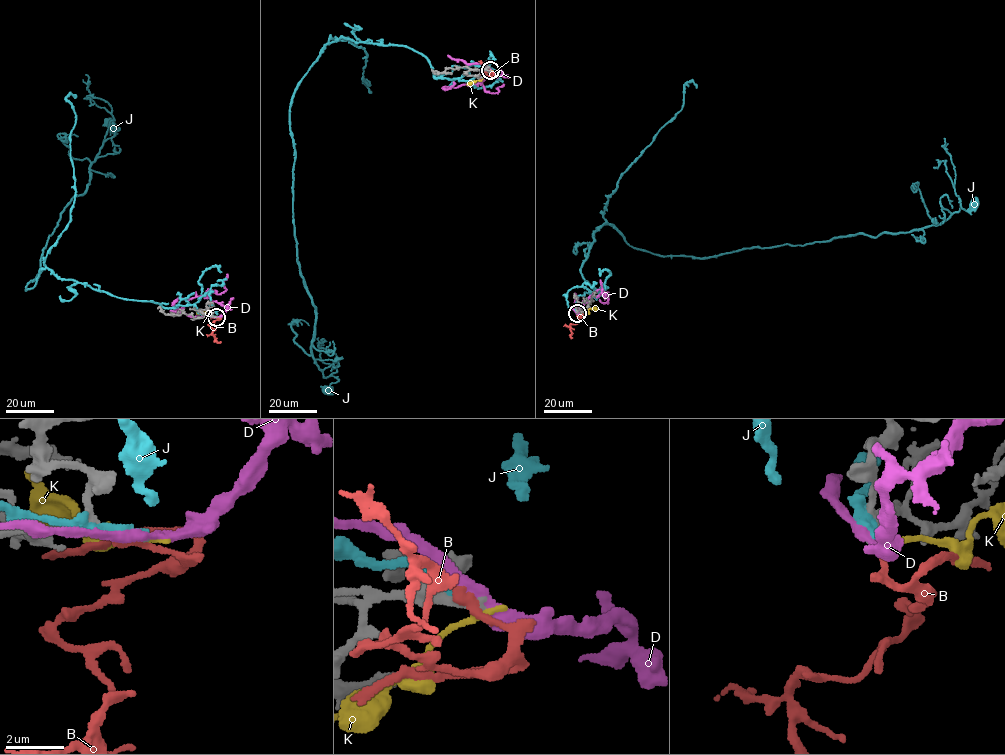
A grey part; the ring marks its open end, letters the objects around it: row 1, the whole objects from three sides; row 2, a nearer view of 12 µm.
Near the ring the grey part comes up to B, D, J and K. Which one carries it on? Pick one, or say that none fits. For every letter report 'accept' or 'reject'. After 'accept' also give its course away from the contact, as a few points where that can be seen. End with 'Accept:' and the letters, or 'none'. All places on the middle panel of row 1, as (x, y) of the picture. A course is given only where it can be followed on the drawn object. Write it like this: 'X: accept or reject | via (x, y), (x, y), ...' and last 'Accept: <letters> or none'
B: reject
D: reject
J: reject
K: reject
Accept: none

